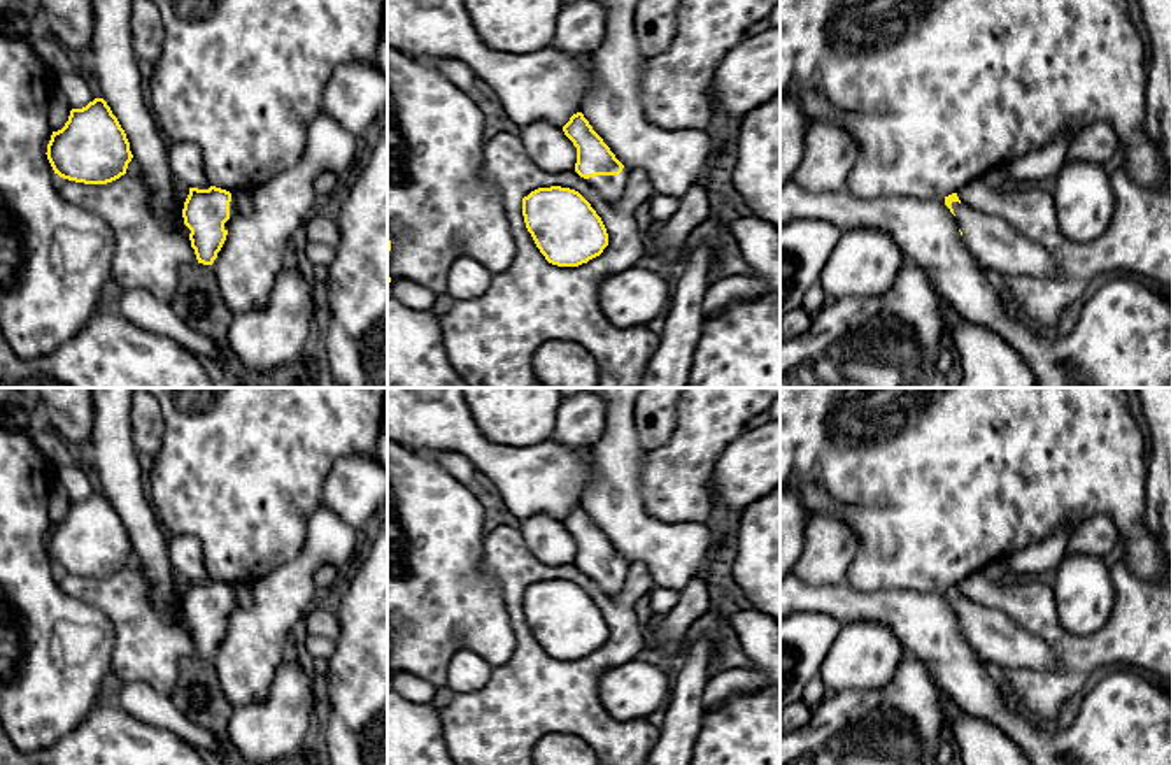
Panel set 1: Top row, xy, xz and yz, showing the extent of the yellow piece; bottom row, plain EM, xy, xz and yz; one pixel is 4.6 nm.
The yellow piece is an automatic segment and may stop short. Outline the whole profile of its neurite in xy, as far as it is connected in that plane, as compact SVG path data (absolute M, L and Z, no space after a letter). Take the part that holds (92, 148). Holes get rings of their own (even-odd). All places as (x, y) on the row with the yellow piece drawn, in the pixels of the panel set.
M103 98L72 109L65 126L53 132L46 154L54 174L84 184L119 179L133 158L126 133Z

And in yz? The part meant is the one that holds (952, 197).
M957 193L945 197L945 205L983 272L1050 275L1057 270L1054 256L1043 246L1022 237L999 216L964 205Z

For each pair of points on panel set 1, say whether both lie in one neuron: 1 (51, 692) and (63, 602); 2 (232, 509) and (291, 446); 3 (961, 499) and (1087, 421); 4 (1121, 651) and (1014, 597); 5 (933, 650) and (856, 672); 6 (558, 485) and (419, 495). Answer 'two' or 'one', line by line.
1: one
2: one
3: one
4: one
5: two
6: two

